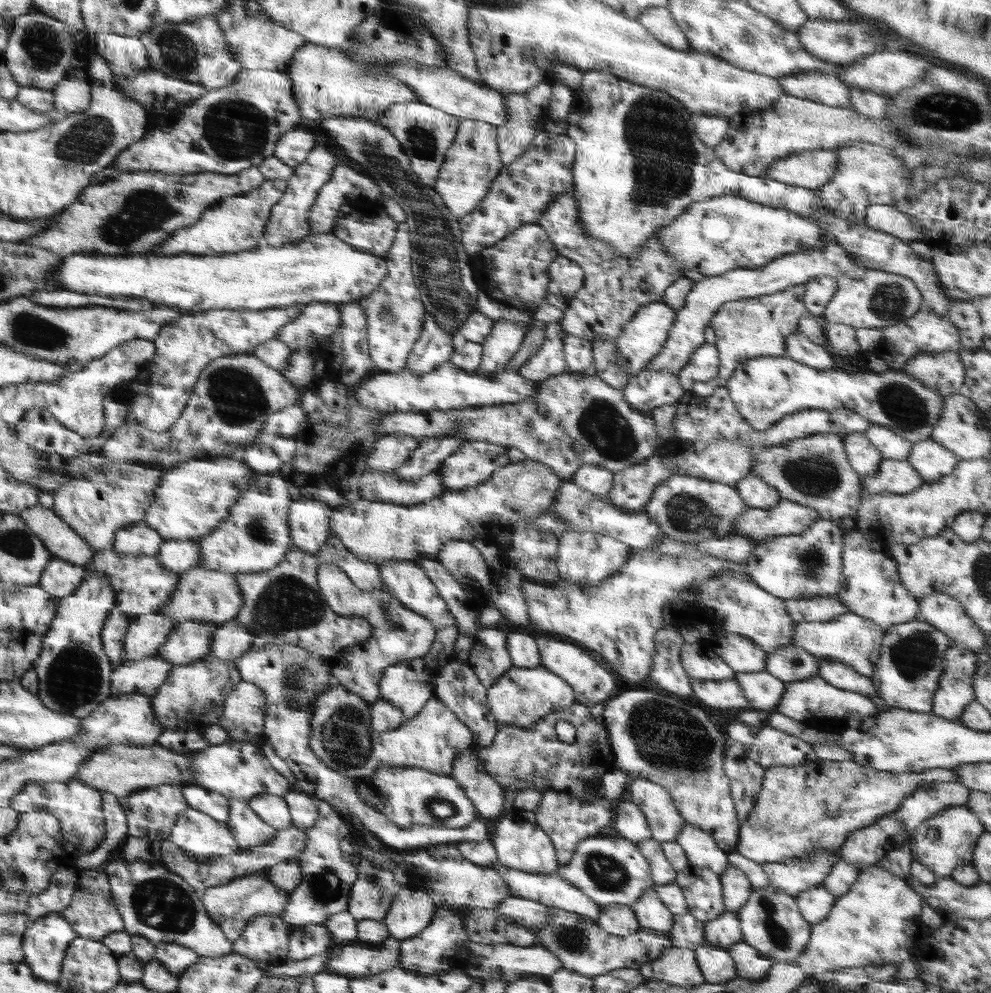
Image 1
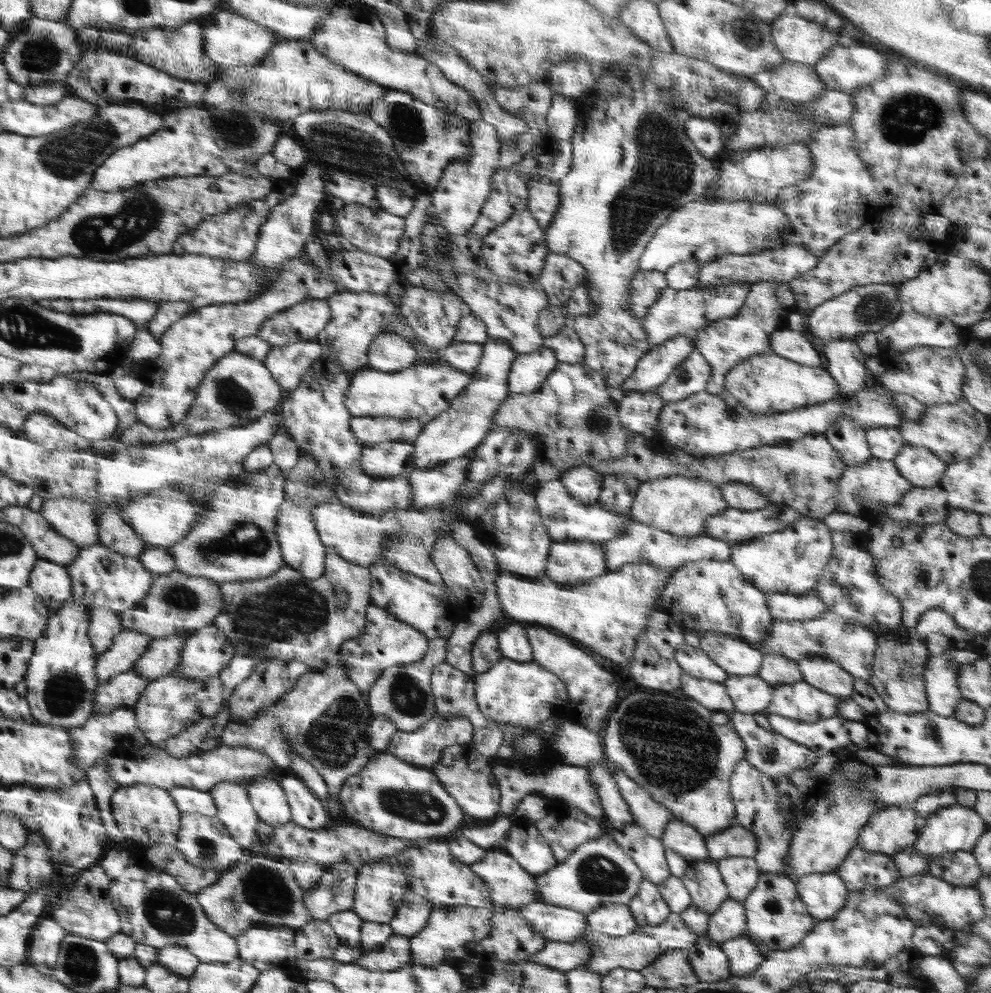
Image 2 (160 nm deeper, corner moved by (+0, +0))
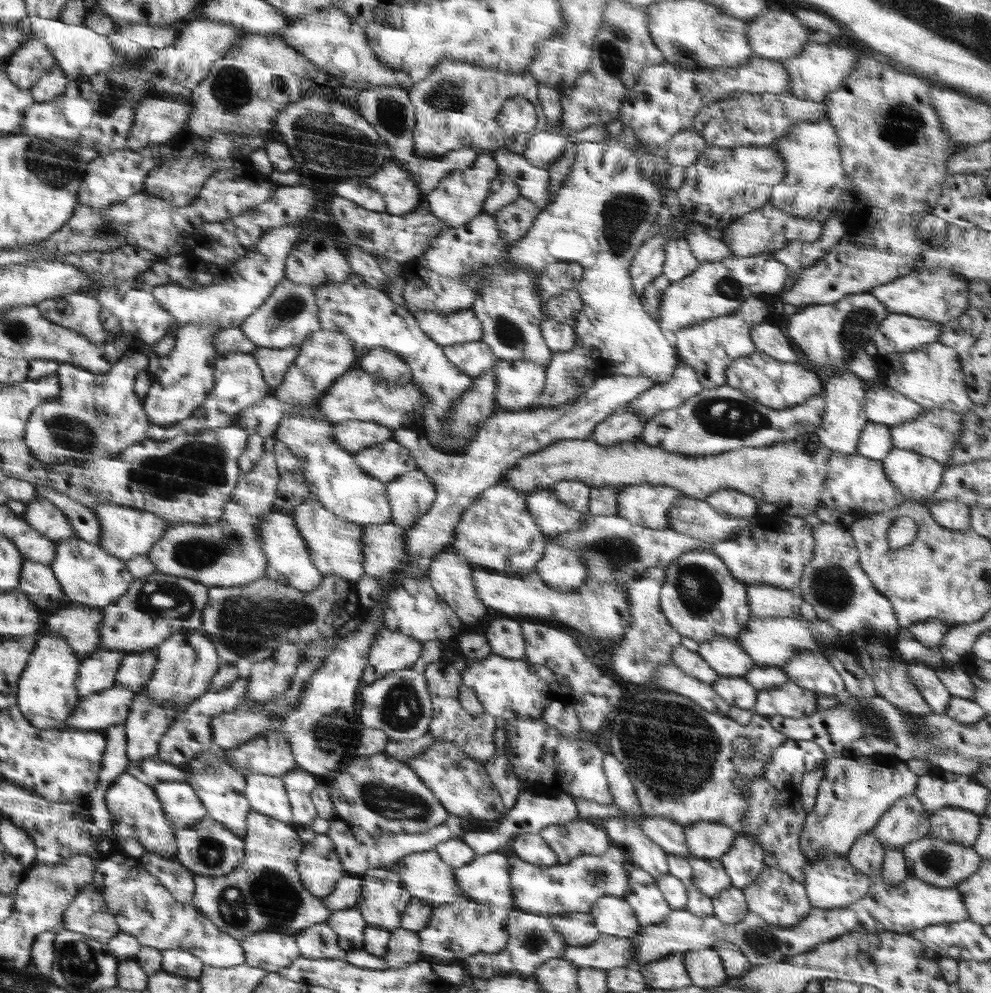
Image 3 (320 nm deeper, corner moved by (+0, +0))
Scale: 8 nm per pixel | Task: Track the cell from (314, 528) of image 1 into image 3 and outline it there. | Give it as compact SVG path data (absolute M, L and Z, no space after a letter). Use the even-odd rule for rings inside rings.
M270 511L260 522L260 545L267 557L267 568L263 574L270 580L278 580L280 584L289 584L299 592L310 592L320 586L323 574L312 564L310 548L300 530L296 529L294 516L284 511Z

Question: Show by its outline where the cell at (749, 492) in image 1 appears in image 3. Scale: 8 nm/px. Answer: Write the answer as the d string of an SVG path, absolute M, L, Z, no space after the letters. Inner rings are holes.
M722 488L709 494L705 501L720 514L735 516L736 518L757 516L759 501L739 490Z

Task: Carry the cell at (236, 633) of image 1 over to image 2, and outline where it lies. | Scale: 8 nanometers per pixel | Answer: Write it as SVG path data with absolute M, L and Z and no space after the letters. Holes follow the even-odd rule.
M215 624L193 631L183 644L182 659L172 672L174 677L186 677L192 681L219 677L231 662L235 650L227 633Z

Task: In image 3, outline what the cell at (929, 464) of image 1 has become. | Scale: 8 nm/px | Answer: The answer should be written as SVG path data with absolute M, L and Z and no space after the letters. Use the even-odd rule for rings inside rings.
M893 448L881 461L888 480L906 501L930 498L941 485L944 464L928 456L900 448Z

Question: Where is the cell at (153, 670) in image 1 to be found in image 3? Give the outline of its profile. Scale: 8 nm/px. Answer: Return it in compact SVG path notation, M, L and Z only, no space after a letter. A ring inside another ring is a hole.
M114 684L107 690L95 692L79 700L71 718L68 718L62 727L98 732L109 726L123 724L135 695L121 684Z

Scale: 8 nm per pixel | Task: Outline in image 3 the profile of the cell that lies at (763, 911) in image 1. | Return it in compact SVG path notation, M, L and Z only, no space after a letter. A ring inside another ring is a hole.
M765 868L756 878L756 882L743 890L743 894L748 910L754 912L756 916L764 918L771 925L786 928L798 924L812 910L804 885L793 880L788 873L776 868Z

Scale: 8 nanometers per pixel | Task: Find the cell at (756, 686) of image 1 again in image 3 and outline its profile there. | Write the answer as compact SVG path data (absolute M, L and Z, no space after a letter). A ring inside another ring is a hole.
M721 677L710 685L730 707L750 710L756 704L759 691L743 677Z

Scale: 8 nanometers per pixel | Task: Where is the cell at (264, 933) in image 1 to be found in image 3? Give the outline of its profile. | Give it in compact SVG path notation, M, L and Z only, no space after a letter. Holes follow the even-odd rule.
M260 932L244 938L240 944L246 954L246 962L267 972L284 970L301 955L294 936L278 932Z

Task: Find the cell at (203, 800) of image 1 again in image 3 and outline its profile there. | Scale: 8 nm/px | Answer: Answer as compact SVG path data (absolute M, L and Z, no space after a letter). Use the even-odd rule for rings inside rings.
M164 781L153 786L173 830L182 830L207 817L196 788L184 781Z

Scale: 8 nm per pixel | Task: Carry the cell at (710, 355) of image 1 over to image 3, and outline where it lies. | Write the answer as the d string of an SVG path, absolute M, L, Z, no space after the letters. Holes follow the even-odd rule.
M680 361L668 382L656 384L640 393L638 398L629 403L630 409L647 423L660 411L677 408L702 390L694 369Z

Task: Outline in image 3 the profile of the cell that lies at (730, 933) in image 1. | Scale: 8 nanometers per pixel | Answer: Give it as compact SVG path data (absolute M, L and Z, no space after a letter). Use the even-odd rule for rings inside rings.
M730 887L712 898L713 916L720 923L736 924L742 922L748 914L748 906L742 890Z

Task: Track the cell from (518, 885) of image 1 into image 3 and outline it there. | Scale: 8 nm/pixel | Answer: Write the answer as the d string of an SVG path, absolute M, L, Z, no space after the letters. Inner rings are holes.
M507 851L476 855L468 864L454 870L456 885L470 901L486 903L510 912L514 909Z

